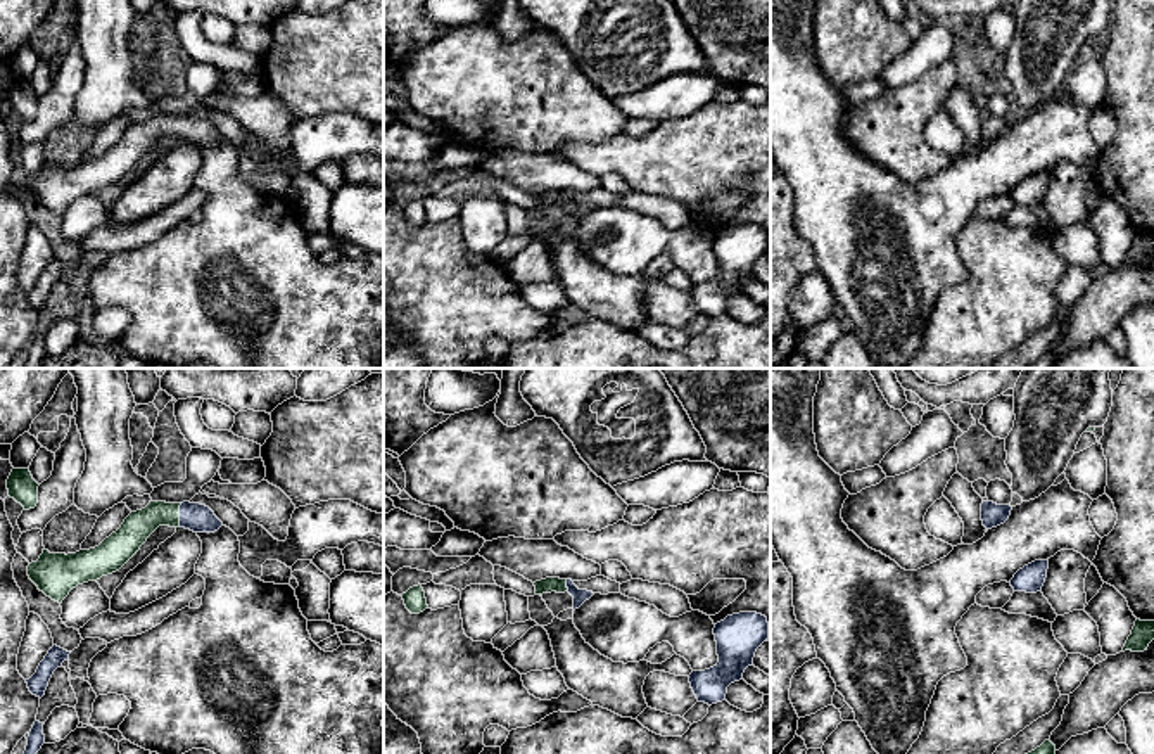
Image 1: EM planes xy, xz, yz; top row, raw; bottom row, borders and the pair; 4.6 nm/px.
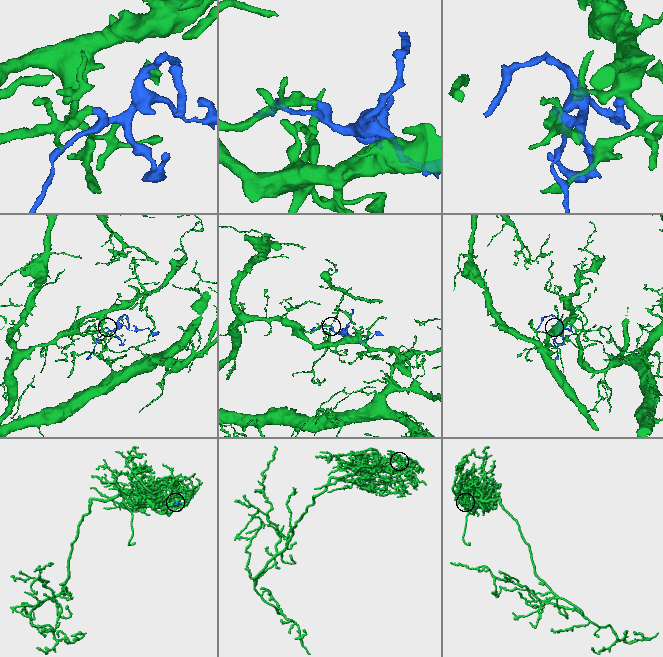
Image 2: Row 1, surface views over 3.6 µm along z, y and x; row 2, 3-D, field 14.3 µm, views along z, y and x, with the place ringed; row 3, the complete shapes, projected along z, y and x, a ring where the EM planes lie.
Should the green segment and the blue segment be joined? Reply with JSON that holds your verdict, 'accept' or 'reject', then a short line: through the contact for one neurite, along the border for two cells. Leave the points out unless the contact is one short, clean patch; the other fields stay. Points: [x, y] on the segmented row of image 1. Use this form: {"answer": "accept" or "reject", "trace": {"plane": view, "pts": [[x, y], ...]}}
{"answer": "accept", "trace": {"plane": "xy", "pts": [[135, 530], [152, 516], [178, 516], [197, 517]]}}

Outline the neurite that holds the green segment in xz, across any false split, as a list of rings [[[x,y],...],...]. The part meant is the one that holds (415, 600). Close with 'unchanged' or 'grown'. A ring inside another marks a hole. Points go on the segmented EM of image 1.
[[[422,585],[409,588],[406,593],[401,595],[404,600],[406,609],[411,614],[420,614],[425,609],[428,609],[427,605],[427,598],[425,598],[425,591],[422,588]]]; unchanged

